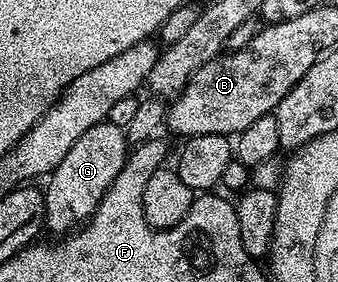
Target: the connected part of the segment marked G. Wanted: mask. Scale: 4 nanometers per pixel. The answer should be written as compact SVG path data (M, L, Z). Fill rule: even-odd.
M108 120L95 124L95 128L87 128L87 132L83 132L83 136L71 144L71 152L67 152L53 173L48 175L46 182L49 183L44 183L44 229L54 230L54 235L64 236L88 222L96 212L99 200L103 200L107 188L111 188L115 176L119 176L124 168L130 149L126 131Z

